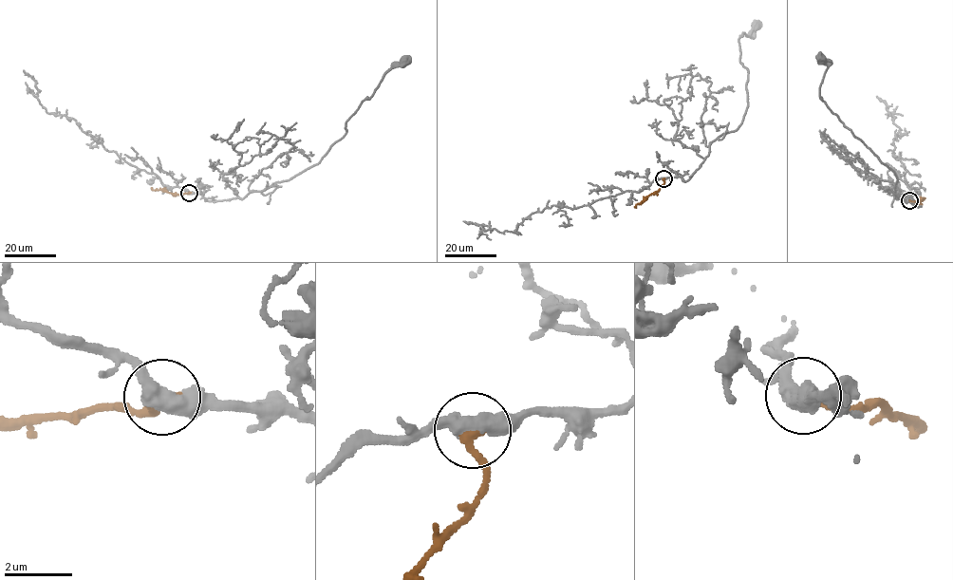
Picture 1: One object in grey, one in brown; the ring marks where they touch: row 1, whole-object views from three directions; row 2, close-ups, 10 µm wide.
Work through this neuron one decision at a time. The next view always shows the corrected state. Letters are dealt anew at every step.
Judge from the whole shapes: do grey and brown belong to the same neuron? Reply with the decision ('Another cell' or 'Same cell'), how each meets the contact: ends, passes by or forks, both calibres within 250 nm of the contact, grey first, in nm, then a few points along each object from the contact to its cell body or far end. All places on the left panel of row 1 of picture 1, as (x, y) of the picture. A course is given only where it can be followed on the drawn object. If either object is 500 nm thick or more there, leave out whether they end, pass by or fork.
Same cell. At the ring grey passes by. At the ring brown ends. Thickness 480 nm (grey) against 380 nm. Course of grey: (189, 192), (207, 200), (242, 198), (319, 162), (383, 77), (404, 63). Course of brown: (189, 192), (175, 194), (152, 188)

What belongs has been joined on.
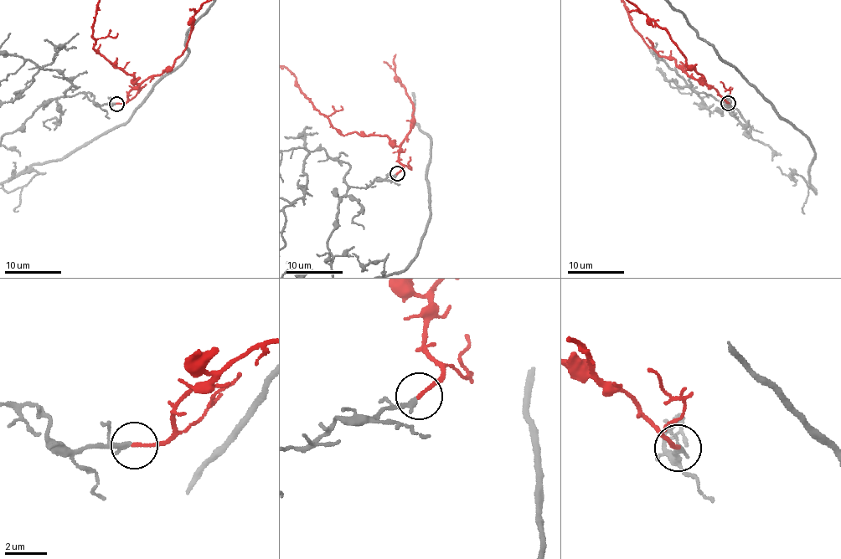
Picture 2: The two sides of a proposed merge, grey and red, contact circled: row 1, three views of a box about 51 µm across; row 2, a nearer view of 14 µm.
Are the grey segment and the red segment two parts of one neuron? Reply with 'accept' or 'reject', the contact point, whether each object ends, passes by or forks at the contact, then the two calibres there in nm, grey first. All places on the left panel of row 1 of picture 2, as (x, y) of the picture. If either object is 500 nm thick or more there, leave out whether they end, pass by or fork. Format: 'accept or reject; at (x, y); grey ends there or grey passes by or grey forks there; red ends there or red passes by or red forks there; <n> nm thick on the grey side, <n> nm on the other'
accept; at (116, 104); grey passes by; red ends there; 170 nm thick on the grey side, 160 nm on the other

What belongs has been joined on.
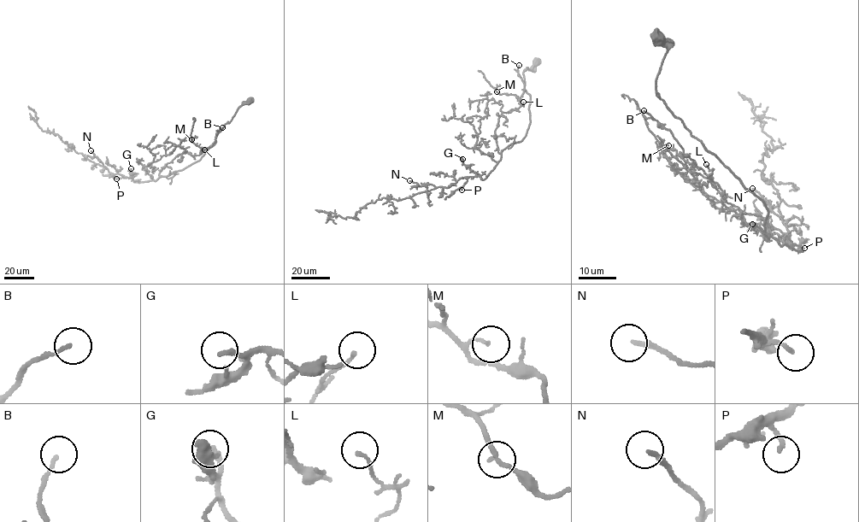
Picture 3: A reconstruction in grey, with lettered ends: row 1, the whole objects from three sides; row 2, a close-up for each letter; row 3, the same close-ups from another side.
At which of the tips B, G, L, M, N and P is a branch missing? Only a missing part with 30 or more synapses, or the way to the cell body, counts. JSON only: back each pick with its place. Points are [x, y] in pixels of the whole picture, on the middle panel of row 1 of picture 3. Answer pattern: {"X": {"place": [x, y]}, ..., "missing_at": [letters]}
{"G": {"place": [462, 159]}, "N": {"place": [409, 180]}, "missing_at": ["G", "N"]}

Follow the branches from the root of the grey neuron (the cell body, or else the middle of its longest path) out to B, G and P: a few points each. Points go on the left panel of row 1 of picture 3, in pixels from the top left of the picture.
B: (250, 102), (238, 108), (200, 159), (159, 175), (177, 155), (198, 155), (222, 127)
G: (250, 102), (238, 108), (200, 159), (184, 169), (155, 180), (135, 182), (131, 168)
P: (250, 102), (238, 108), (200, 159), (184, 169), (155, 180), (116, 178)

